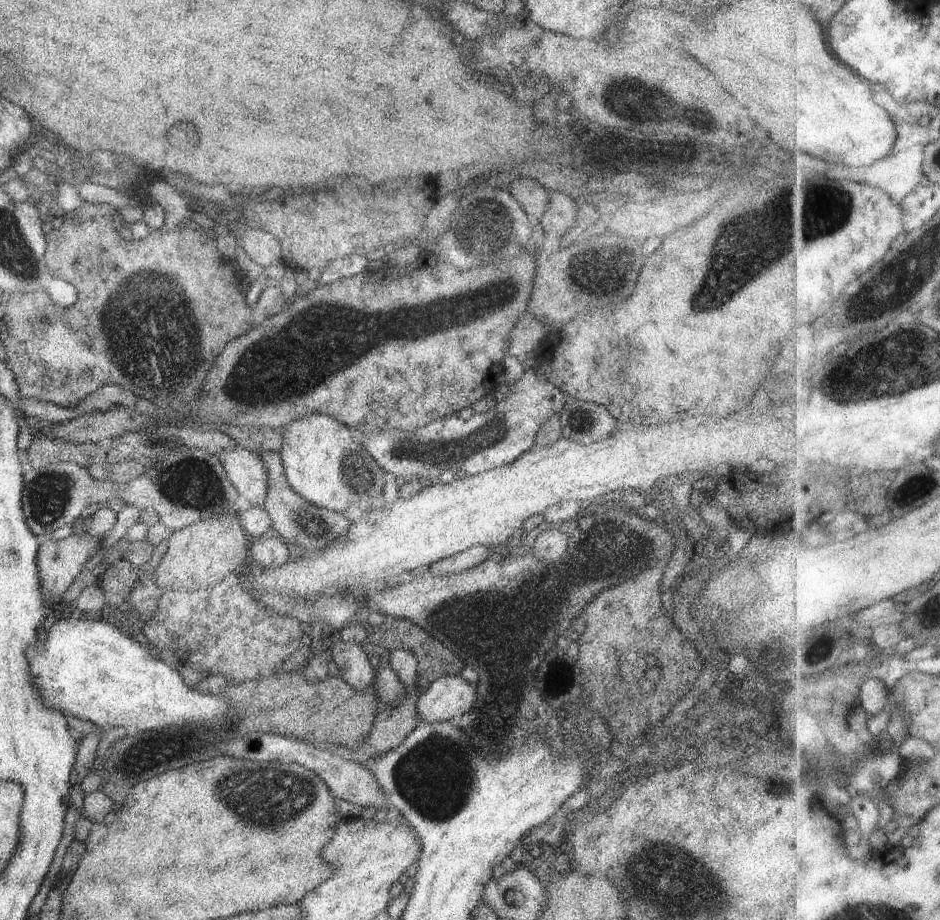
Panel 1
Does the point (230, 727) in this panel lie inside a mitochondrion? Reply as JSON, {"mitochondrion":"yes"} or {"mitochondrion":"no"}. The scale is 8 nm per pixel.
{"mitochondrion":"no"}

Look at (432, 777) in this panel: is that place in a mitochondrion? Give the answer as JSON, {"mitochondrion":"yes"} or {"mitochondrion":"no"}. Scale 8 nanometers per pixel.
{"mitochondrion":"yes"}

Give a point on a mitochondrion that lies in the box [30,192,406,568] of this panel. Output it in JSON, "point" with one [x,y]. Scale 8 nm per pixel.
{"point":[147,323]}

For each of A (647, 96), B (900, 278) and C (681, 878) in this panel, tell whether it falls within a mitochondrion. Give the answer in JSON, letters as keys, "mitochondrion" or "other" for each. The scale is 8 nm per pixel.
{"A":"other","B":"mitochondrion","C":"mitochondrion"}

